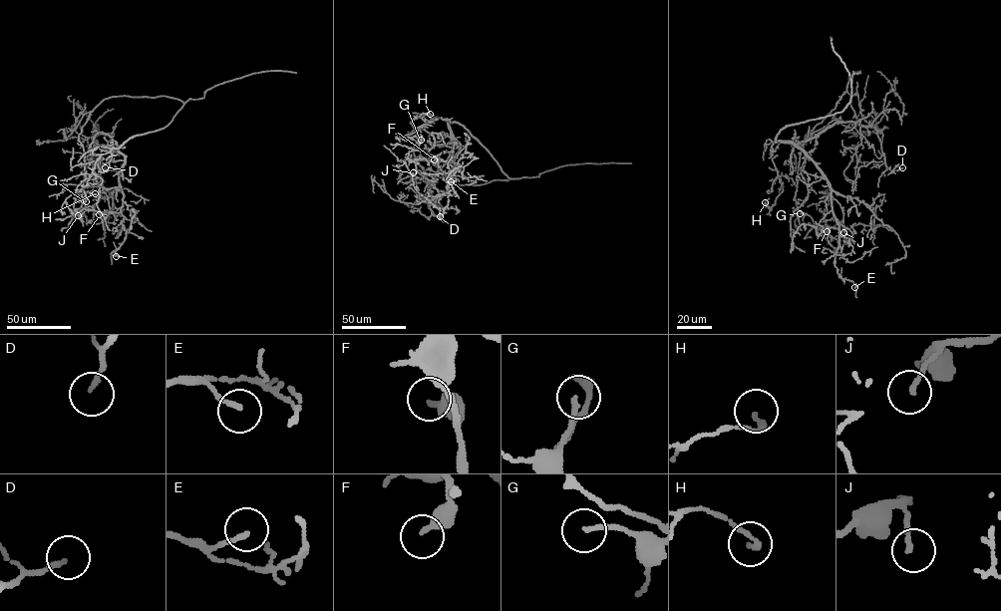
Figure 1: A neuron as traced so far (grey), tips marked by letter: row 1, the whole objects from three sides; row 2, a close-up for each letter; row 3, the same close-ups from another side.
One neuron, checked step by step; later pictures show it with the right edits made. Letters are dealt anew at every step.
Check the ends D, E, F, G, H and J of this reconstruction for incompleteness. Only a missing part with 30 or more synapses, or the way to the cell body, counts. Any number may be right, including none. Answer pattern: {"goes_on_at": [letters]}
{"goes_on_at": []}

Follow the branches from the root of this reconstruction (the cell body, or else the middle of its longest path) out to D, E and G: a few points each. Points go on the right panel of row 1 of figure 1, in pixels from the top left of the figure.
D: (832, 115), (788, 125), (776, 141), (800, 143), (835, 124), (857, 122), (876, 130), (886, 166), (902, 167)
E: (832, 115), (788, 125), (776, 141), (791, 142), (801, 149), (828, 181), (839, 232), (834, 265), (854, 287)
G: (832, 115), (788, 125), (776, 137), (801, 149), (828, 181), (838, 227), (821, 227), (800, 213)

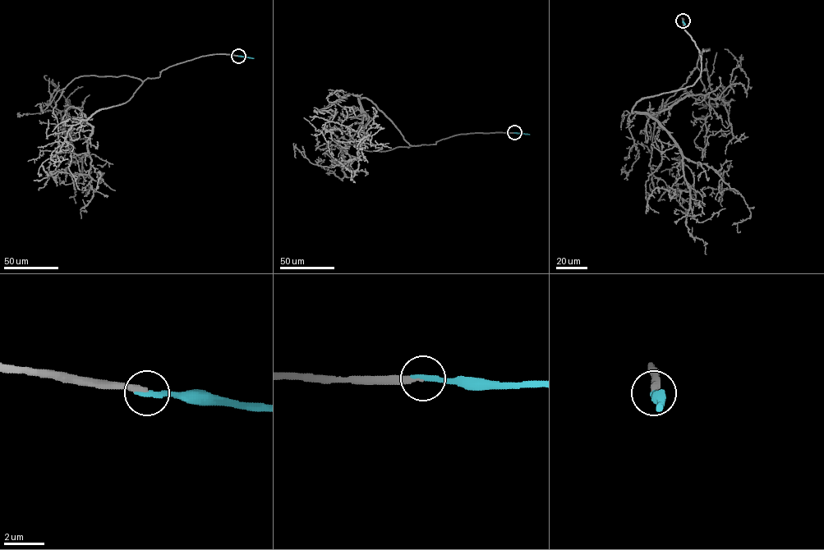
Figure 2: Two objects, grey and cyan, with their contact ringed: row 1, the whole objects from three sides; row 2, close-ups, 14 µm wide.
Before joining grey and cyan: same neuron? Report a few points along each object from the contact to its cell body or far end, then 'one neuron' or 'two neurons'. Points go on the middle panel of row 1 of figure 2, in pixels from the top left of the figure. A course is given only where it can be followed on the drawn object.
course grey (514, 133), (412, 145), (360, 98), (368, 121), (353, 171), (315, 134); course cyan (514, 133), (529, 135); one neuron

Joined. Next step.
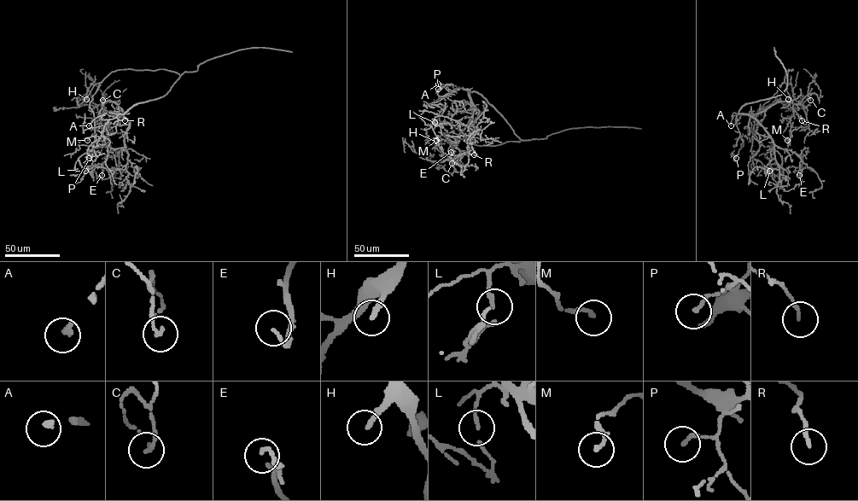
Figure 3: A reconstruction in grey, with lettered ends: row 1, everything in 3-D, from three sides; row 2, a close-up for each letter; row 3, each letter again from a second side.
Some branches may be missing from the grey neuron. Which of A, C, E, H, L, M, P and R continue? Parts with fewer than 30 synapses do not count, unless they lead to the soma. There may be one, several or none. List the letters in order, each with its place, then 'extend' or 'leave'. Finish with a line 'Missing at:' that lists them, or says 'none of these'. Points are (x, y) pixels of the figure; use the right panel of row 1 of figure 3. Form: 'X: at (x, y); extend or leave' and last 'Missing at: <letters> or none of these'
A: at (731, 125); extend
C: at (810, 100); leave
E: at (799, 175); leave
H: at (788, 99); extend
L: at (769, 171); leave
M: at (787, 140); leave
P: at (736, 158); leave
R: at (802, 120); leave
Missing at: A, H

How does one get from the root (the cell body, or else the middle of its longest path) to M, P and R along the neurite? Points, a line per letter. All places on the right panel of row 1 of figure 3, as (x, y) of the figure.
M: (774, 96), (746, 103), (738, 113), (754, 115), (777, 102), (790, 101), (793, 114), (782, 132), (787, 140)
P: (774, 96), (746, 103), (739, 110), (735, 123), (744, 143), (736, 158)
R: (774, 96), (746, 103), (738, 113), (754, 115), (777, 102), (790, 101), (802, 120)

